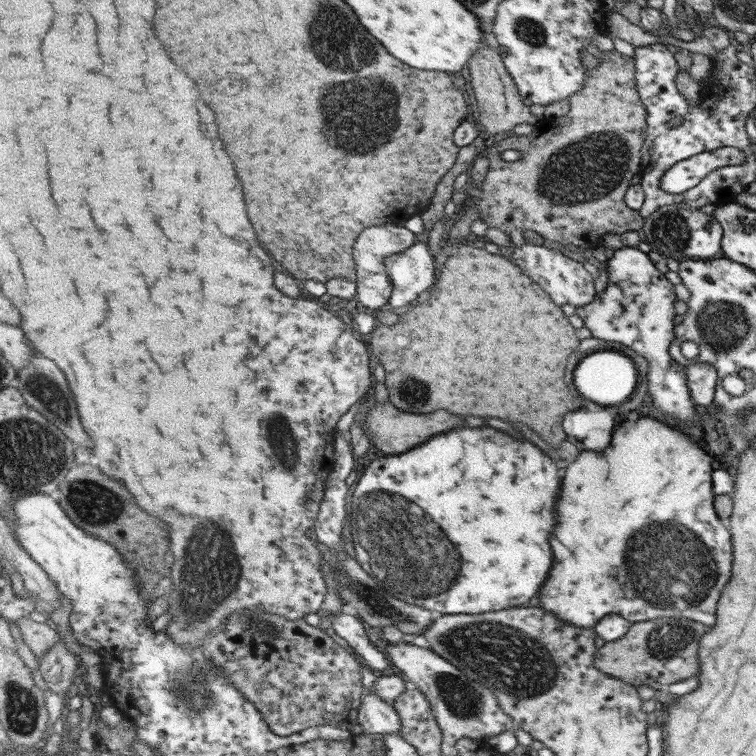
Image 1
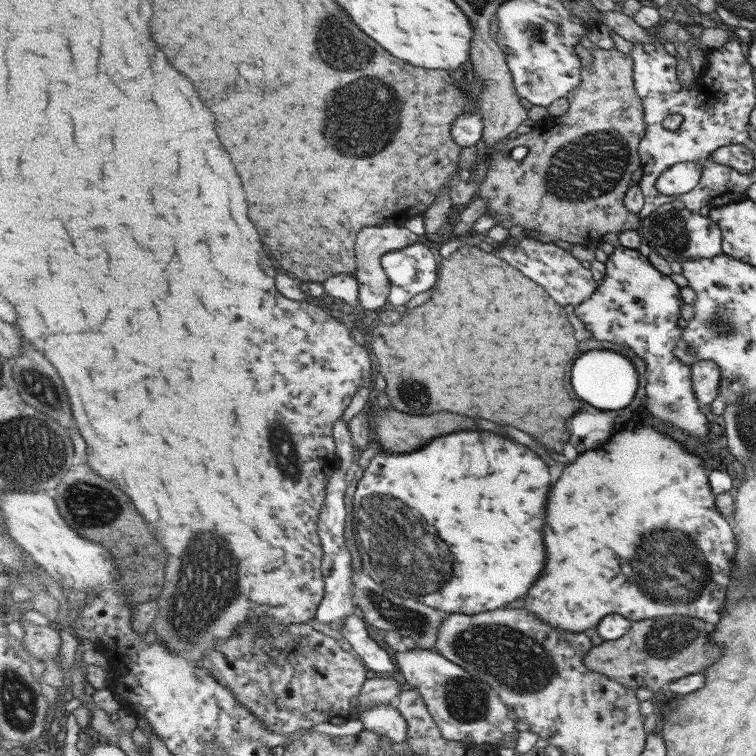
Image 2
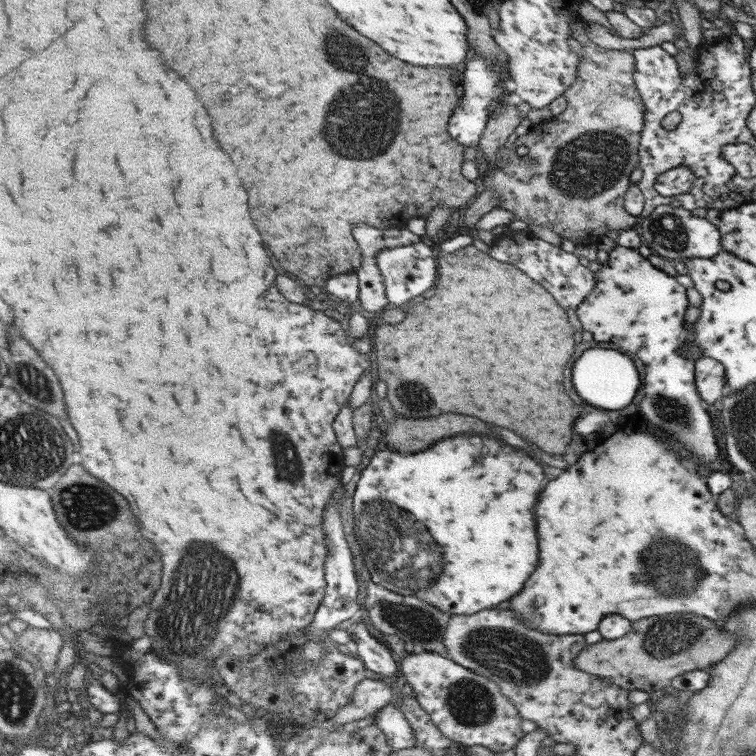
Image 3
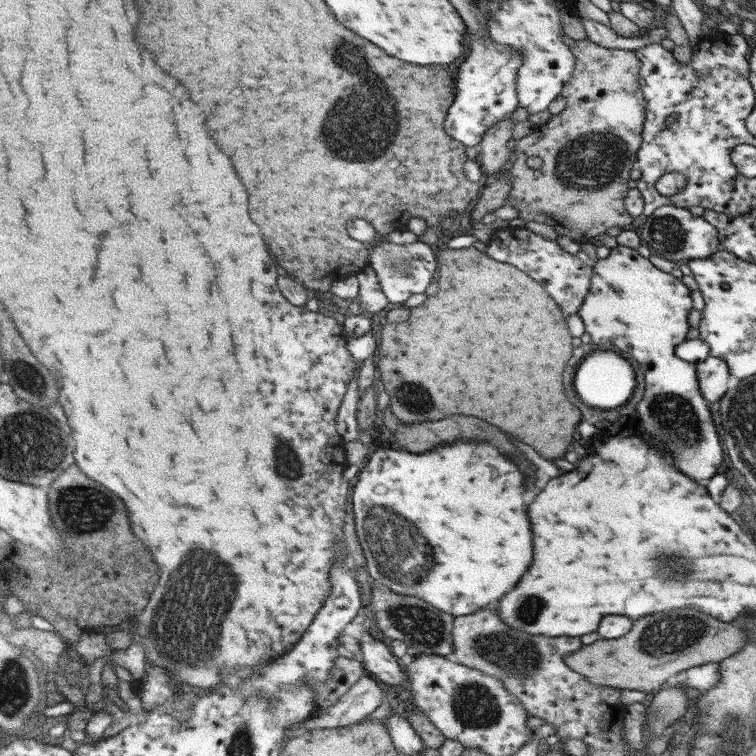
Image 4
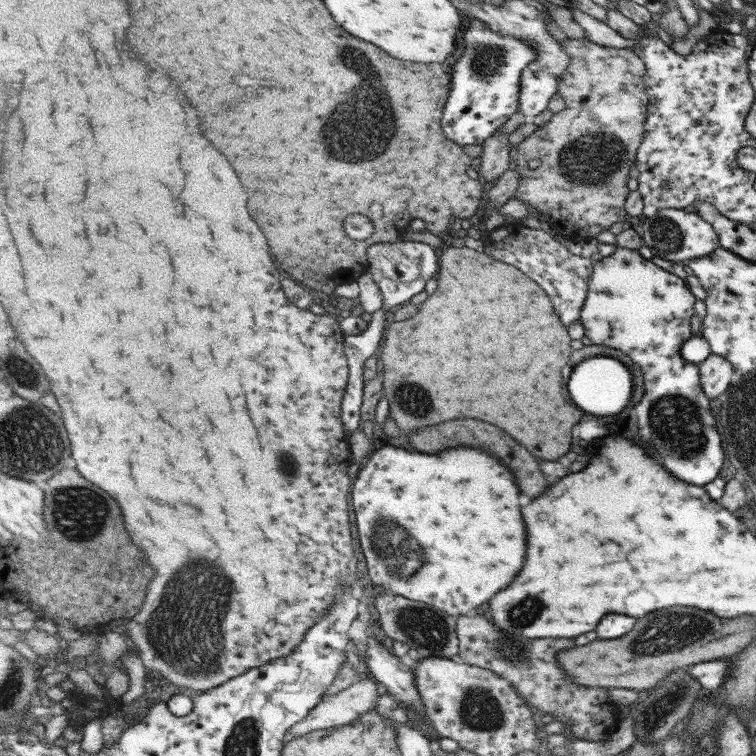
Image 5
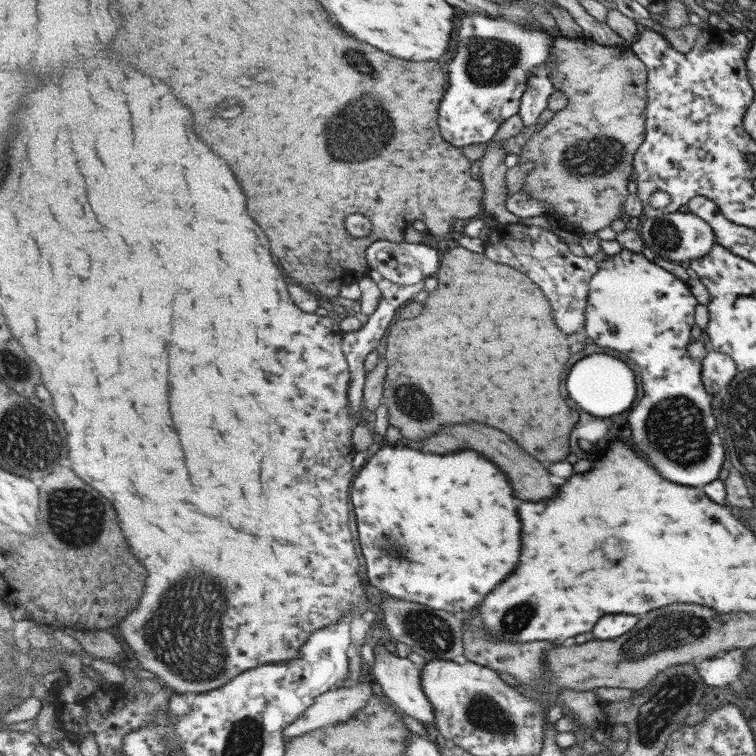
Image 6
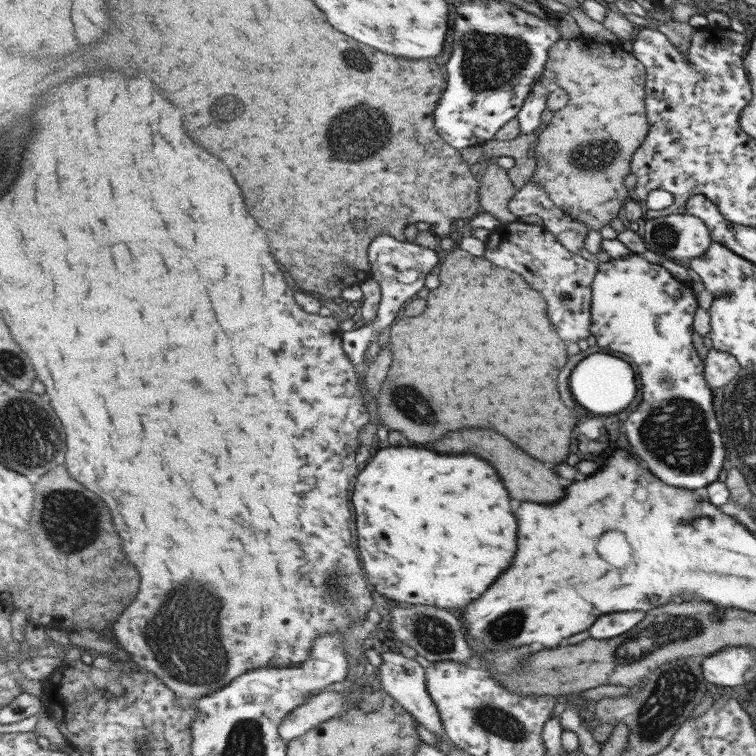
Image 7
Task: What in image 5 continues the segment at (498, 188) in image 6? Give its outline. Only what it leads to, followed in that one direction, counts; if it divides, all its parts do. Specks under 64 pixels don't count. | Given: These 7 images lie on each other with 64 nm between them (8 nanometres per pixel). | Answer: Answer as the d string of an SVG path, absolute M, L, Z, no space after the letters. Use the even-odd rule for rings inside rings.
M498 130L483 144L480 156L480 178L492 186L501 174L509 170L509 134Z

